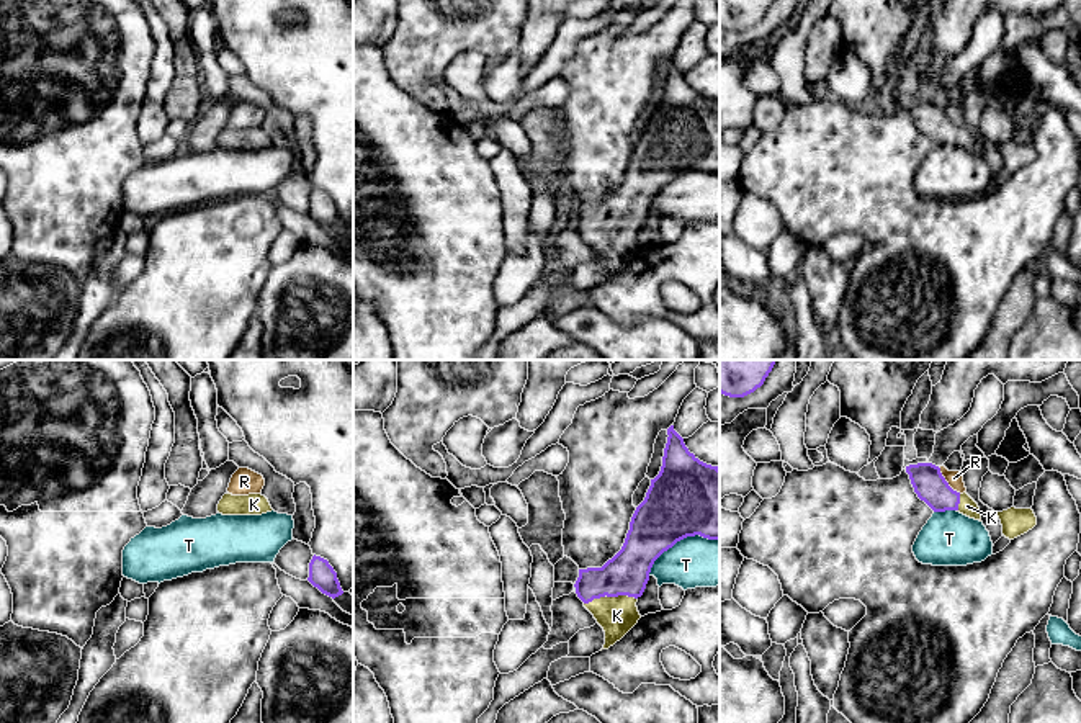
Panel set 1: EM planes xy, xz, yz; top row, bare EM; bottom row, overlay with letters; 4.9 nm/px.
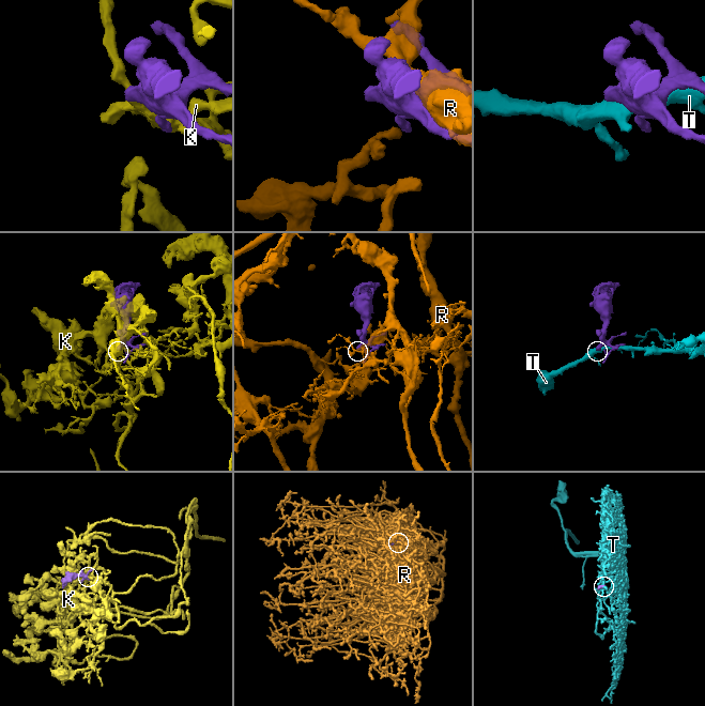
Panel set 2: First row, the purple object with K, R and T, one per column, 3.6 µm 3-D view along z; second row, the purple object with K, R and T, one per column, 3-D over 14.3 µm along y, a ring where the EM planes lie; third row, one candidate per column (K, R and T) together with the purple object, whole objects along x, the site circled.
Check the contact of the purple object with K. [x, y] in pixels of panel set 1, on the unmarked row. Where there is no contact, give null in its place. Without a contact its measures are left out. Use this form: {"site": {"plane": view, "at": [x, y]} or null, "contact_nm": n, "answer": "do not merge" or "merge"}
{"site": {"plane": "xz", "at": [610, 229]}, "contact_nm": 260, "answer": "merge"}

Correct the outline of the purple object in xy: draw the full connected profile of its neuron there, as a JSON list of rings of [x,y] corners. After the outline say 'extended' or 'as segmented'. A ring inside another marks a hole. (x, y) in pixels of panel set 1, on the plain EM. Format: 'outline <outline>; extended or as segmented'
outline [[[312,190],[309,196],[309,211],[307,214],[317,221],[322,227],[335,232],[343,227],[340,216],[337,213],[337,206],[329,198],[327,193],[321,190]]]; as segmented

